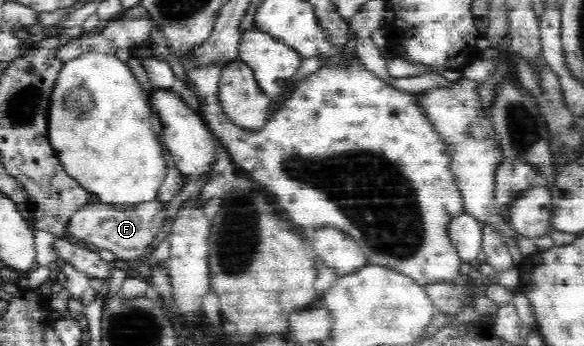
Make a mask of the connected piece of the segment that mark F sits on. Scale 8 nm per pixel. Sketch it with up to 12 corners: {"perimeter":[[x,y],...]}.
{"perimeter":[[166,205],[84,206],[63,237],[124,265],[163,233]]}

